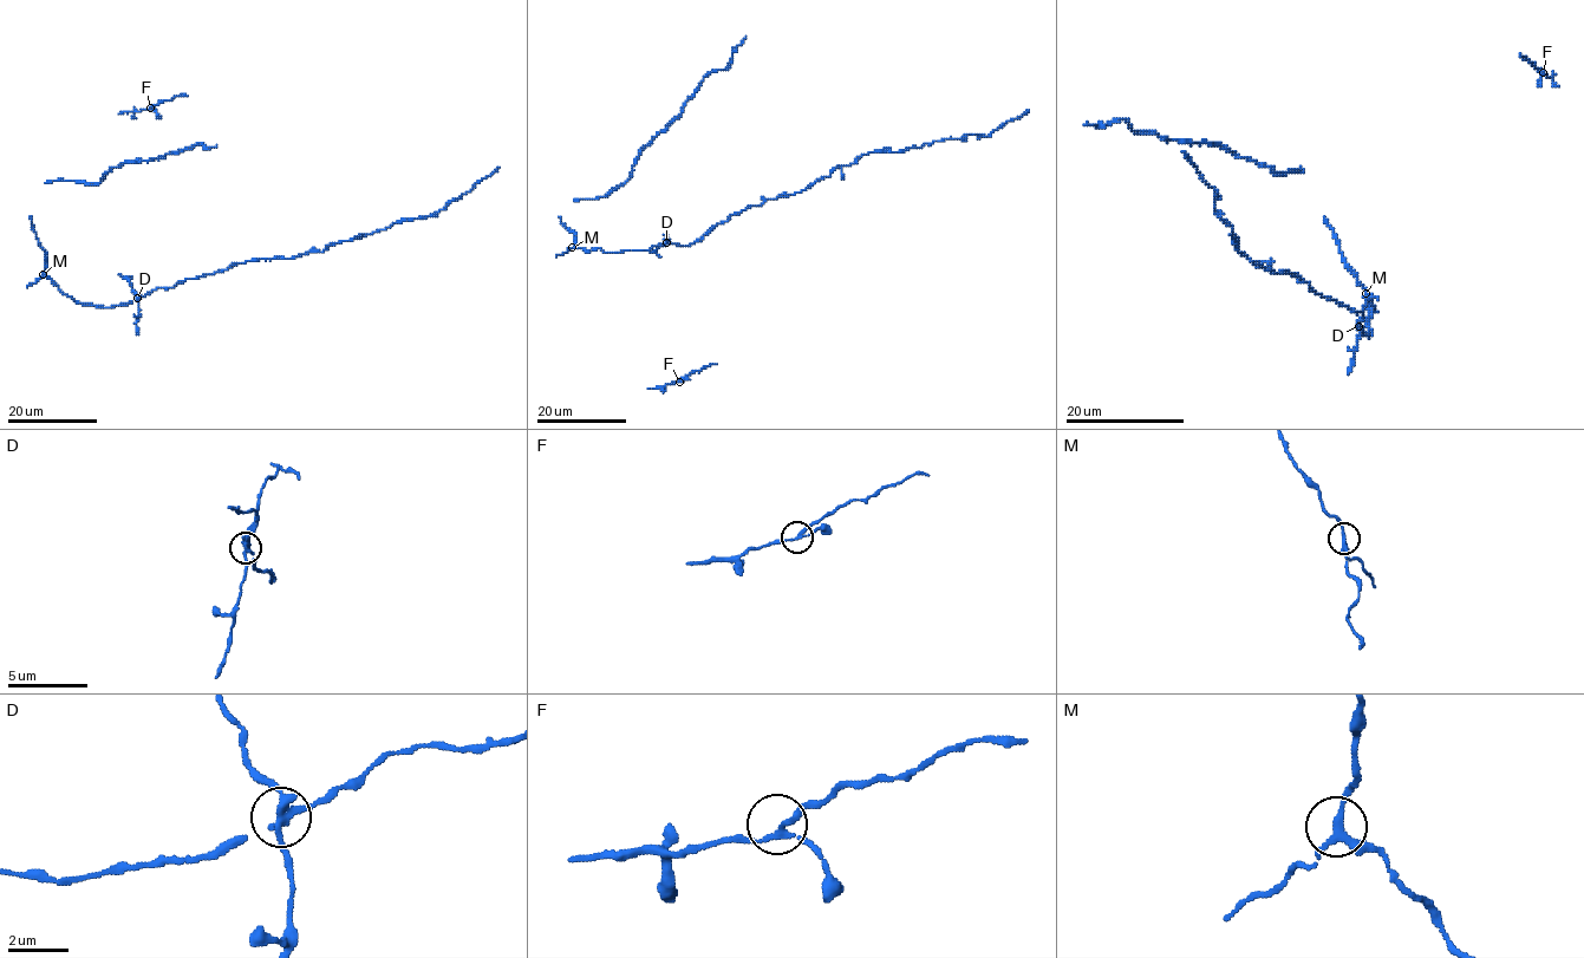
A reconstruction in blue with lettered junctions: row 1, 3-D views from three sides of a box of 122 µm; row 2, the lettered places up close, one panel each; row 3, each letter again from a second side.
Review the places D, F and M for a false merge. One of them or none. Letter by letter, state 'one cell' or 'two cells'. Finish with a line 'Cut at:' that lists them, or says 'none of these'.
D: two cells
F: one cell
M: one cell
Cut at: D

